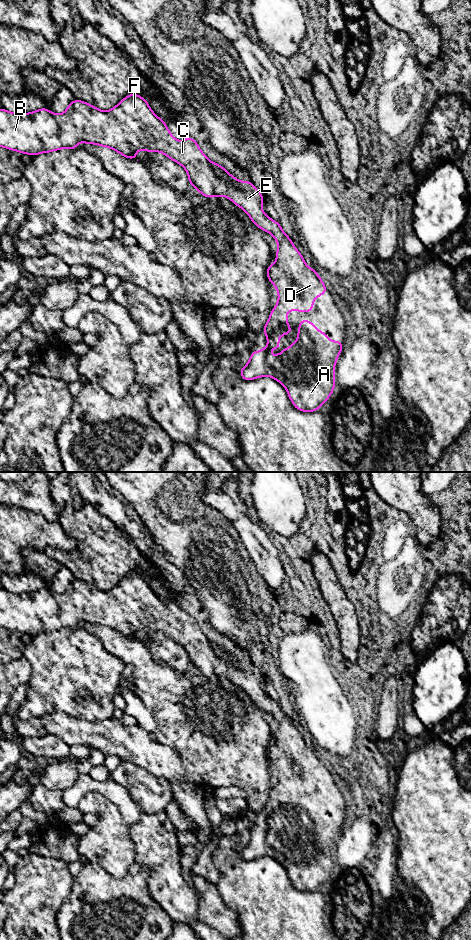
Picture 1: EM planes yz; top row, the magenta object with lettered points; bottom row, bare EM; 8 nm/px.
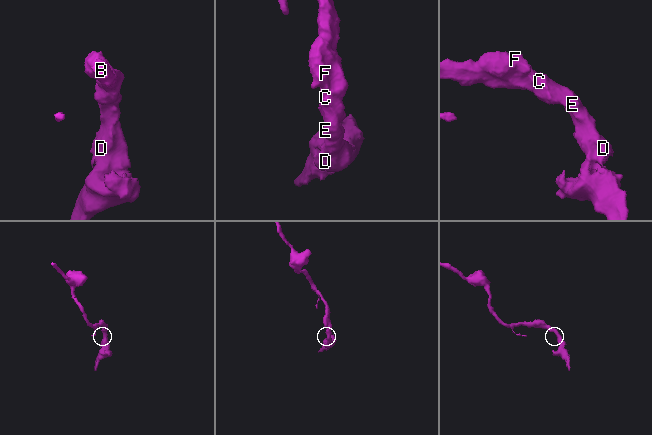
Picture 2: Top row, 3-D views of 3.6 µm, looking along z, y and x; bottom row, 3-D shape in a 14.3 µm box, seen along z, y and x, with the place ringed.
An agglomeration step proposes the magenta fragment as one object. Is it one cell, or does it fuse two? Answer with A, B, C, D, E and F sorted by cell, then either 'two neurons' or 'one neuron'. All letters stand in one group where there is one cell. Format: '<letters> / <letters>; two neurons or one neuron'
A B C D E F; one neuron

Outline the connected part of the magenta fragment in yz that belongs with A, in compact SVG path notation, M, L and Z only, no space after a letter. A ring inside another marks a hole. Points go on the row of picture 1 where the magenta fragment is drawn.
M131 93L123 98L110 111L101 111L94 105L76 99L68 104L62 114L54 114L48 108L41 108L31 113L13 113L0 109L0 147L17 151L26 155L37 156L63 148L75 150L78 143L96 144L108 147L122 156L137 160L136 153L140 149L149 152L162 152L166 157L183 166L187 172L191 186L207 198L225 196L237 207L242 208L254 225L273 236L278 243L276 263L268 265L266 276L276 287L278 302L270 313L262 332L267 336L265 348L251 351L248 364L240 368L243 380L250 381L269 376L281 383L294 407L302 412L319 411L336 386L334 368L339 354L343 351L342 341L331 341L325 332L315 327L312 321L300 320L297 341L288 348L279 346L281 335L289 335L292 327L287 324L289 310L313 312L316 297L327 293L323 280L314 270L306 265L301 253L293 241L285 234L279 222L272 220L262 210L264 196L248 179L241 182L232 176L223 166L210 161L199 148L194 138L184 137L179 142L173 137L164 120L161 120L150 108L145 98ZM272 348L284 349L283 355L270 356Z

